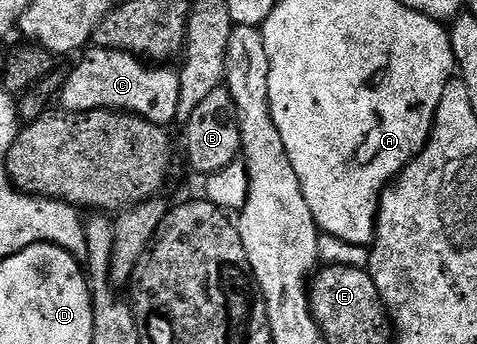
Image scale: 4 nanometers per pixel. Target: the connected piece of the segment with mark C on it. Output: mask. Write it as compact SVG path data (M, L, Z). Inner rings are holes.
M93 46L84 57L69 73L68 80L63 80L58 95L59 106L63 110L128 111L132 115L141 115L151 123L172 125L177 122L179 70L171 71L168 65L149 65L143 58L131 55L129 51L110 51L97 46Z

